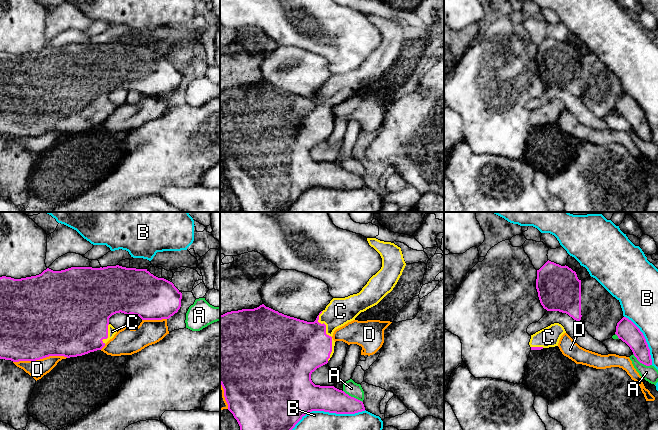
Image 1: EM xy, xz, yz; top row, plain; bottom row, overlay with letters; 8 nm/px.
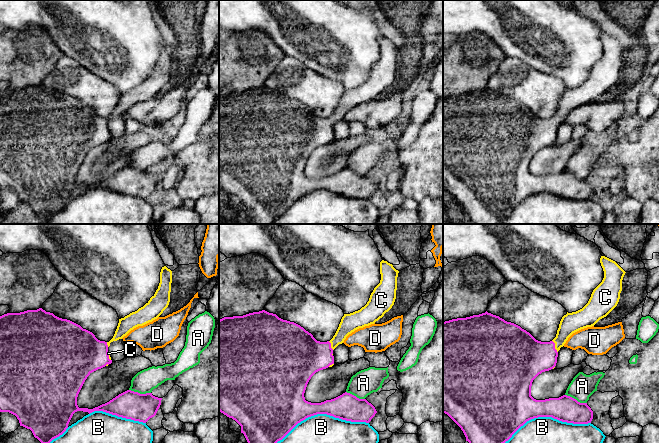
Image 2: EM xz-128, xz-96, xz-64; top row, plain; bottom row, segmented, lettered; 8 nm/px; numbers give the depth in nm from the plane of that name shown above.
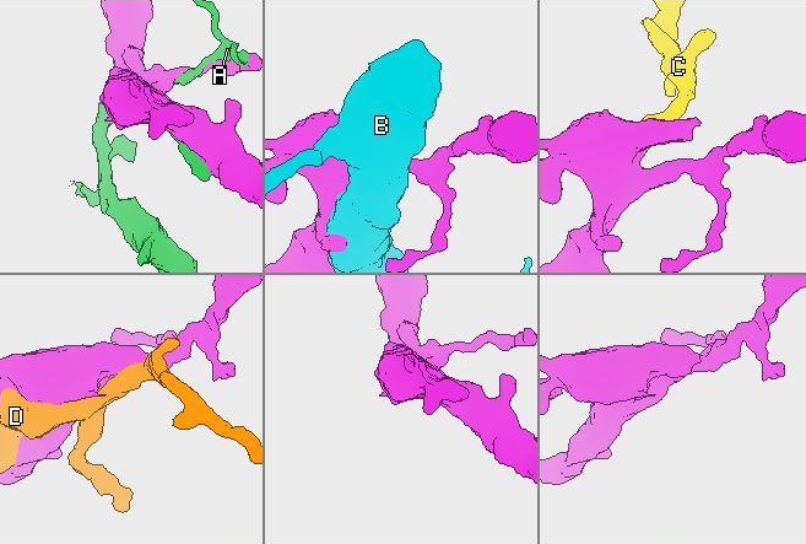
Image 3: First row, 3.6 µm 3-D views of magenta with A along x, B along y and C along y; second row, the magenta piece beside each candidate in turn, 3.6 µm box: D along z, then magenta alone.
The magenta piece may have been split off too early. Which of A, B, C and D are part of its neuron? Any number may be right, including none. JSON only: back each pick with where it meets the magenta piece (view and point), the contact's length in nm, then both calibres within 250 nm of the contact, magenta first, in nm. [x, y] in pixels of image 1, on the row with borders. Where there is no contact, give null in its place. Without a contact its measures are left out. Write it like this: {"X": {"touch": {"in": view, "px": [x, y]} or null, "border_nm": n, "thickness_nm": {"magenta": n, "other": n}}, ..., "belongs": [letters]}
{"C": {"touch": {"in": "xz", "px": [328, 335]}, "border_nm": 400, "thickness_nm": {"magenta": 440, "other": 220}}, "belongs": ["C"]}

